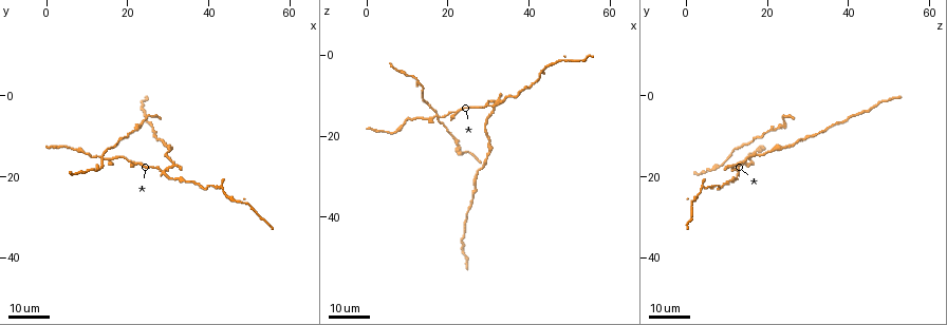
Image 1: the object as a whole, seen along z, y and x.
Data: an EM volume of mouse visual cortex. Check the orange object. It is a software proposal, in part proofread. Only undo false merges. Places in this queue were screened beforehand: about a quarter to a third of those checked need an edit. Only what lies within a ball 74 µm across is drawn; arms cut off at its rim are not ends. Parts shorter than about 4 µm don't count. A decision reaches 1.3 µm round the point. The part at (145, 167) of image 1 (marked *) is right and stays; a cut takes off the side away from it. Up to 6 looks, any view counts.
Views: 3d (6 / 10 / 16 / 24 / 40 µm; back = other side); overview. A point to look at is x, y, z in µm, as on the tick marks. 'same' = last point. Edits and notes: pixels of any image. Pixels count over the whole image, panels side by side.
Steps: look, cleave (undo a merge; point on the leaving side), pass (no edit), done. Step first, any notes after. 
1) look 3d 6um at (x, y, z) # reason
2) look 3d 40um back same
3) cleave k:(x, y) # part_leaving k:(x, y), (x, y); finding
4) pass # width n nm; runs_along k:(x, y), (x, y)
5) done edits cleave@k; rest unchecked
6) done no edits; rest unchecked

look 3d 24um at (22.0, 17.0, 14.5) # three-way junction

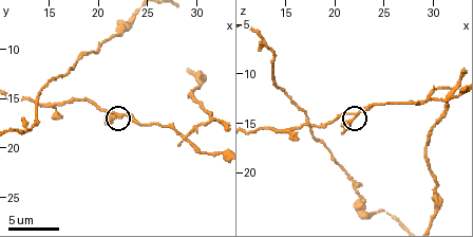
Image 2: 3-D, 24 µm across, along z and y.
look 3d 6um at (22.4, 16.6, 14.2) # zoom in

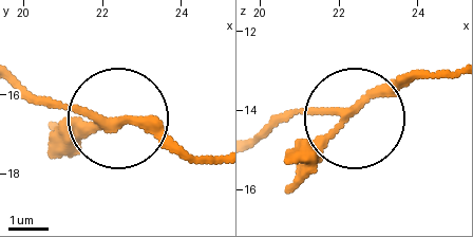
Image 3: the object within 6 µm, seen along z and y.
pass # runs_along 3:(427, 73), (359, 107), (288, 113), (262, 130); one neuron here

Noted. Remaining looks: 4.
look 3d 10um at (29.2, 18.8, 12.8) # four-way junction

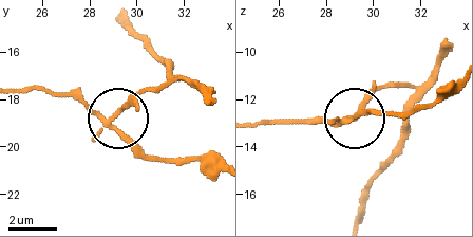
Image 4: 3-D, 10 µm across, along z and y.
look 3d 6um same

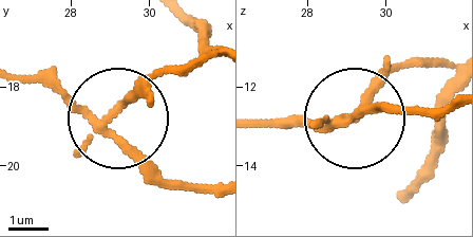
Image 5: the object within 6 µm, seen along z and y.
cleave 5:(139, 91) # arms 4; a second neuron is stuck on

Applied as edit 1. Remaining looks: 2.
done edits cleave@5; rest unchecked

